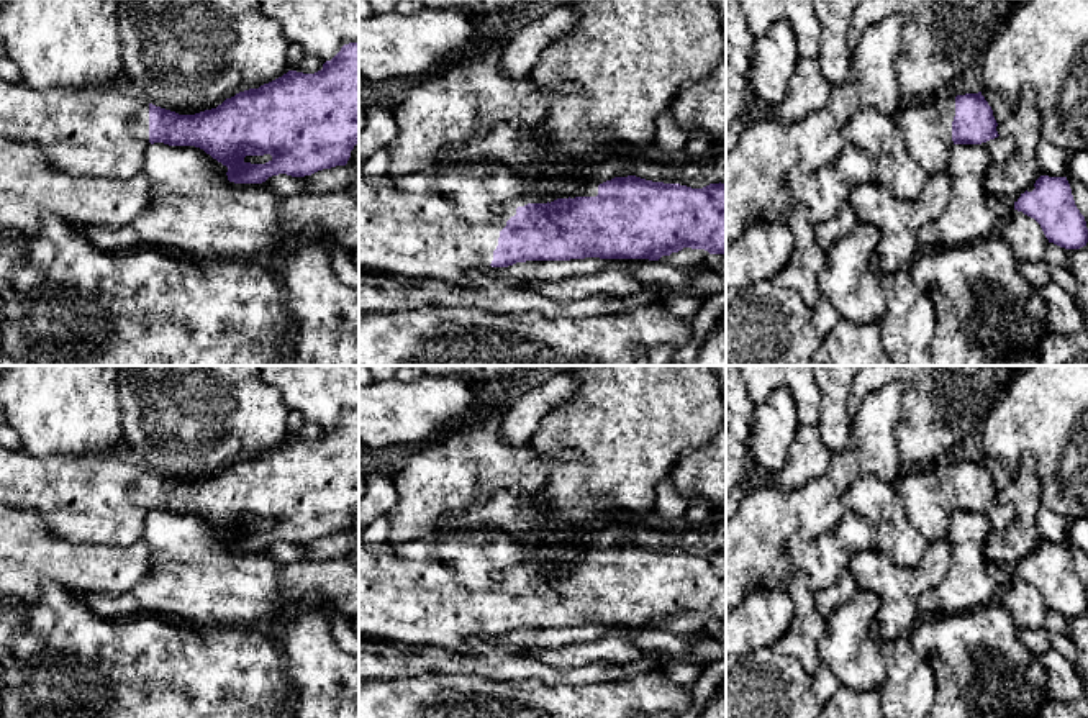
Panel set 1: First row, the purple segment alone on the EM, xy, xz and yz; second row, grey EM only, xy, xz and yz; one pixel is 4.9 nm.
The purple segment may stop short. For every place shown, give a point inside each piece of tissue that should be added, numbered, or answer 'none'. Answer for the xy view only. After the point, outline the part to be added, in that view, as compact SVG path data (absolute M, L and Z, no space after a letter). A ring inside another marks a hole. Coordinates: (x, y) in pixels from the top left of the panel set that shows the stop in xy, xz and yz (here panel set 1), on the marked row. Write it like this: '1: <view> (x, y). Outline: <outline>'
1: xy (104, 131). Outline: M0 79L0 138L34 144L49 166L88 177L136 175L149 143L149 103L120 85L33 90Z

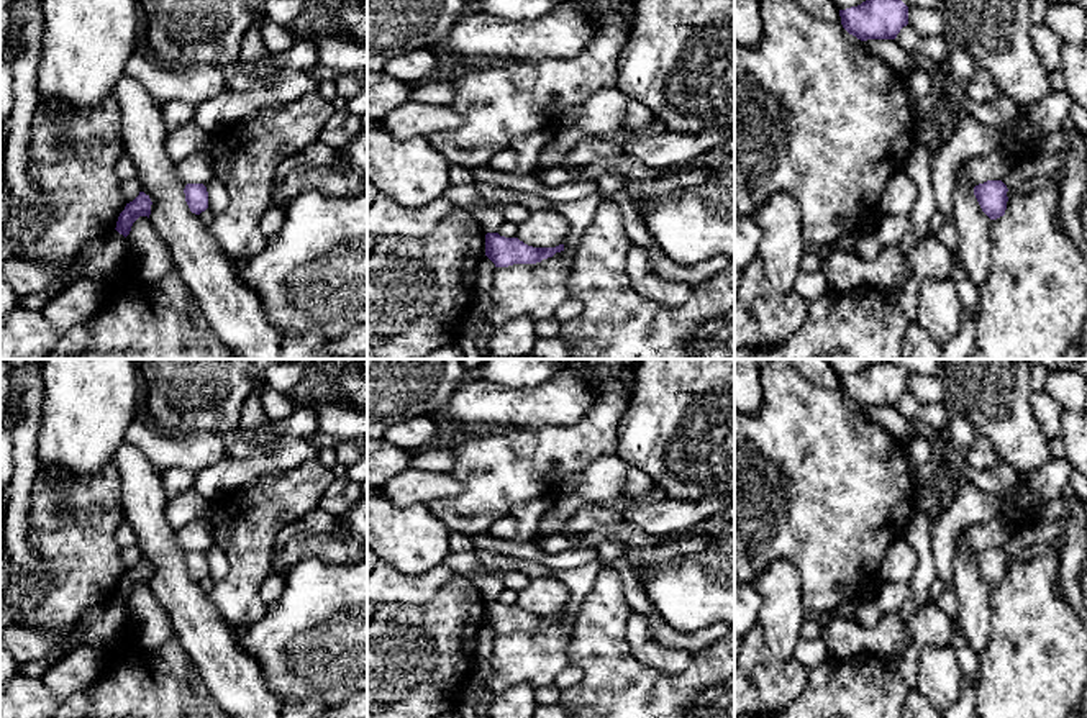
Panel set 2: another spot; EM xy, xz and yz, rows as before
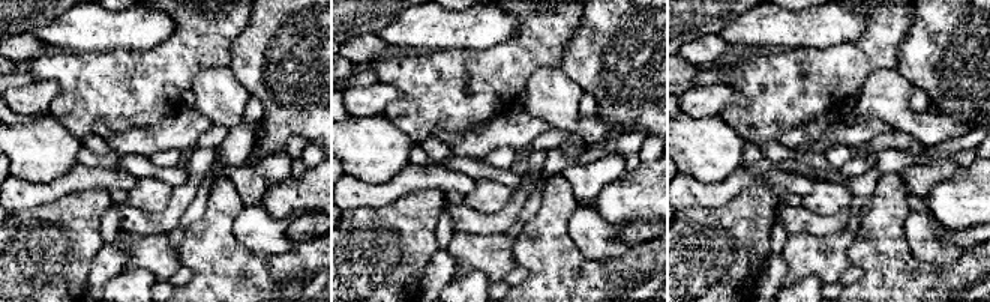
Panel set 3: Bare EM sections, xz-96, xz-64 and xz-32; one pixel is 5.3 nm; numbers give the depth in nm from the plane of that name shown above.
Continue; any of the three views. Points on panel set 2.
none

